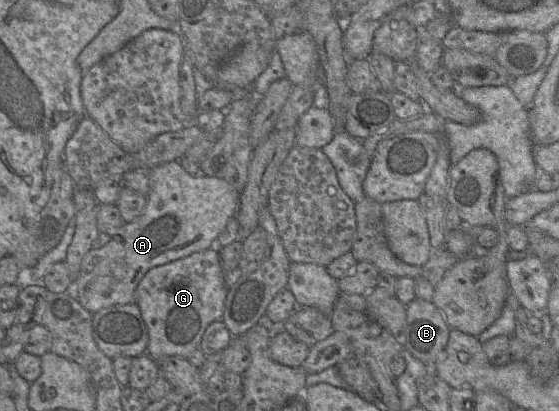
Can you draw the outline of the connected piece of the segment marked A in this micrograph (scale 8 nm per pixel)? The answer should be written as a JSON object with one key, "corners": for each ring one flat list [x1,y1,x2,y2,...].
{"corners":[[179,160,162,164,147,172,150,189,144,213,137,220,114,230,114,235,105,246,91,249,82,261,79,276,72,283,69,294,92,314,110,306,135,303,136,288,150,269,216,247,218,236,238,211,241,193,224,179,204,174,190,175]]}

